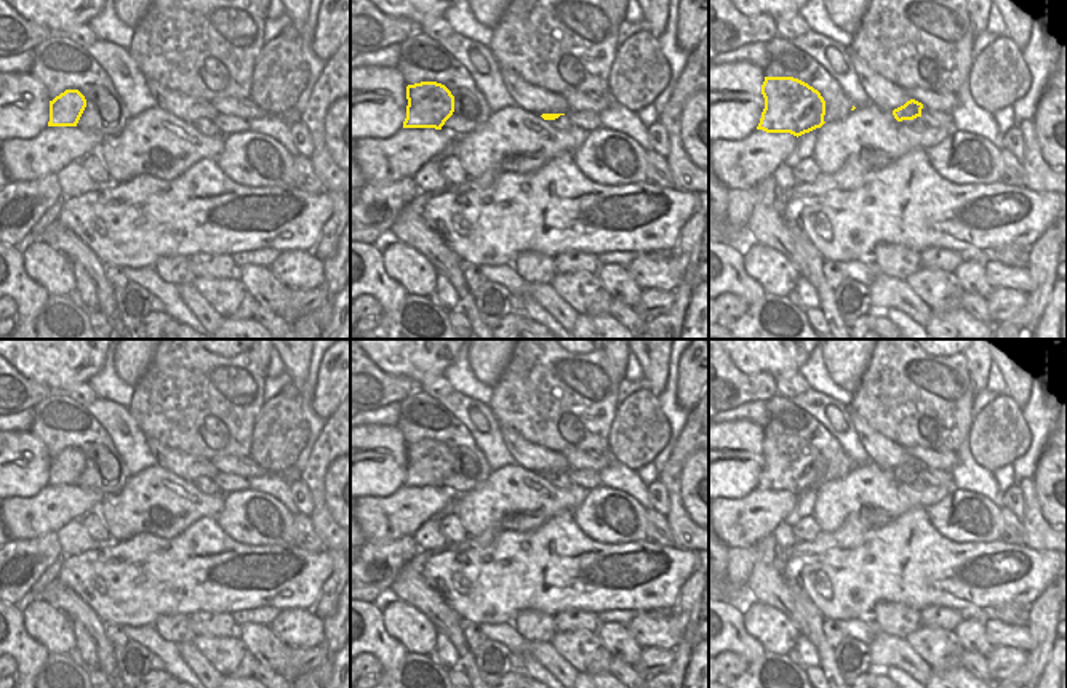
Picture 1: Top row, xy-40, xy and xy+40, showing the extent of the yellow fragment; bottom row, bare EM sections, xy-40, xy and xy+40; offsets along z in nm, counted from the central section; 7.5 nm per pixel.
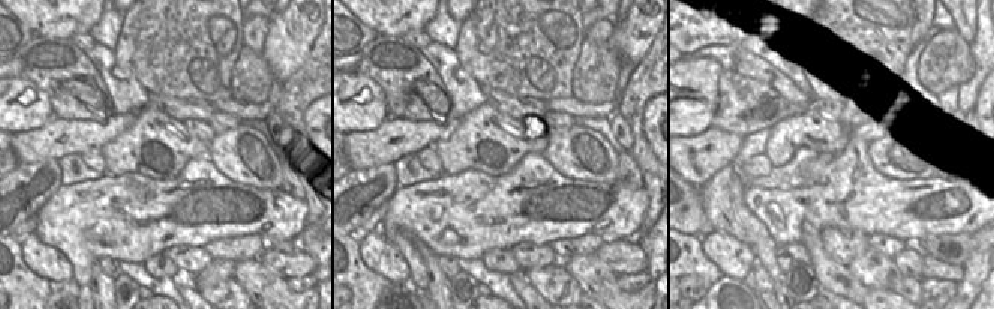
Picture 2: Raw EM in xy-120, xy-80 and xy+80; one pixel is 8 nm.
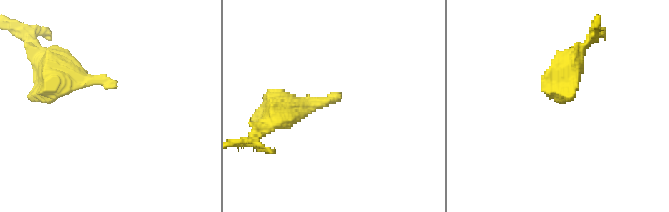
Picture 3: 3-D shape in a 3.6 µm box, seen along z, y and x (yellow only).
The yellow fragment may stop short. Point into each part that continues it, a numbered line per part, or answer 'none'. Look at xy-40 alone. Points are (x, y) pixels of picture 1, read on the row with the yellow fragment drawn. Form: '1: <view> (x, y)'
none

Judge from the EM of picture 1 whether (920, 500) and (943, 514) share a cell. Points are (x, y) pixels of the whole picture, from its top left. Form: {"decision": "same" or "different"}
{"decision": "different"}

